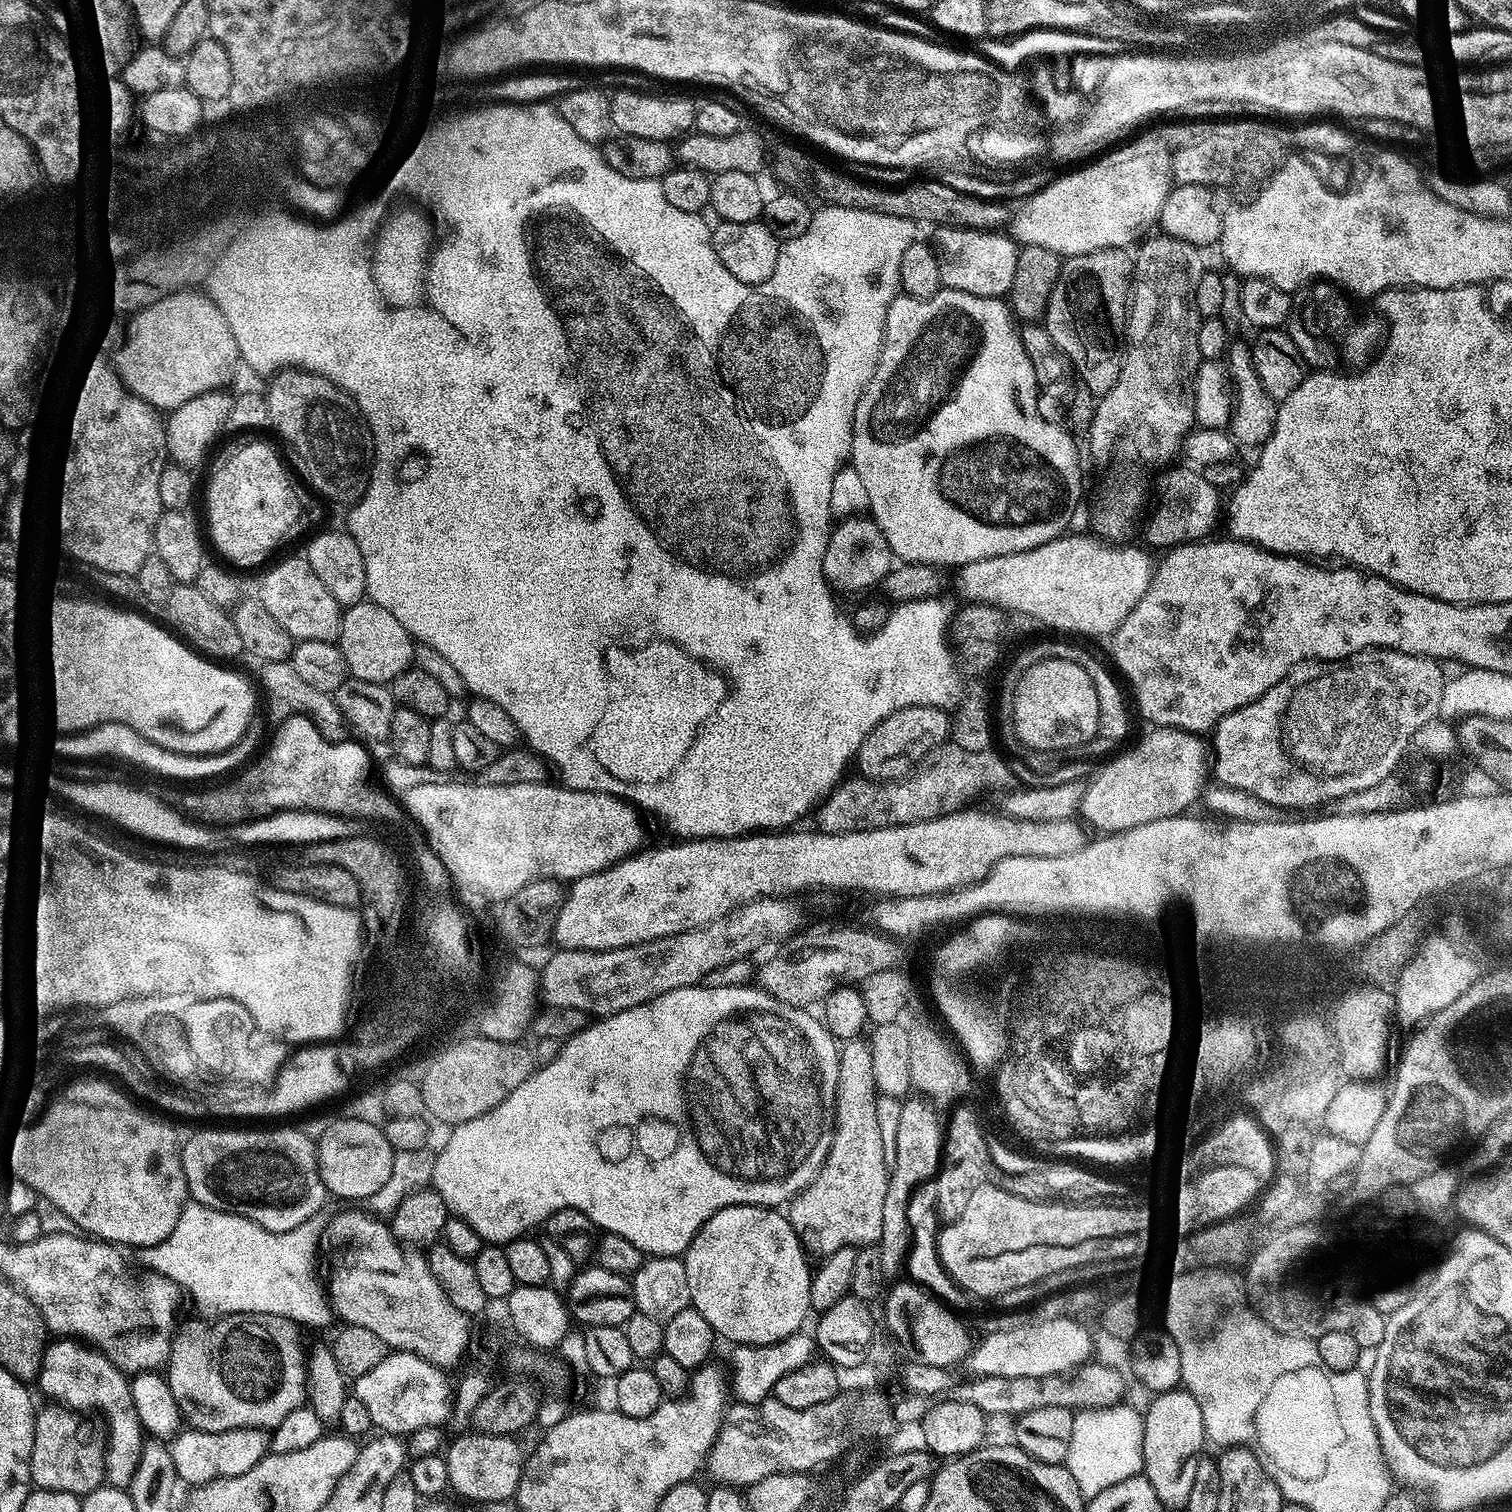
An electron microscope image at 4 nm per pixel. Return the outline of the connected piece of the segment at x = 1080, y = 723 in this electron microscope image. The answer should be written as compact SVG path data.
M1038 660L1033 662L1028 670L1021 672L1015 682L1017 684L1016 693L1012 696L1012 728L1016 731L1017 738L1025 744L1025 749L1058 750L1061 752L1063 748L1076 748L1079 744L1090 742L1098 734L1098 696L1094 694L1094 682L1090 682L1090 674L1086 674L1086 670L1082 670L1082 666L1065 660Z

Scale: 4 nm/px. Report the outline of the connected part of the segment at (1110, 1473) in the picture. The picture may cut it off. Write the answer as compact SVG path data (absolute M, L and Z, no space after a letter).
M1123 1403L1113 1405L1116 1412L1108 1412L1105 1408L1085 1408L1071 1417L1066 1437L1066 1467L1086 1498L1102 1494L1102 1490L1144 1471L1144 1445L1124 1444L1124 1412L1120 1412L1123 1406Z

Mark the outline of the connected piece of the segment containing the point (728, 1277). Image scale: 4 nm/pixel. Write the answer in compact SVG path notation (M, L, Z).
M739 1204L738 1206L718 1210L694 1234L694 1238L688 1249L685 1250L682 1259L686 1270L686 1286L688 1287L688 1298L691 1307L696 1308L698 1314L702 1314L702 1318L706 1318L706 1322L710 1322L710 1326L716 1331L716 1335L721 1341L729 1340L729 1345L732 1346L741 1344L766 1346L774 1342L782 1342L782 1338L790 1338L790 1334L799 1332L805 1327L804 1319L810 1316L810 1282L812 1281L813 1269L810 1264L808 1268L809 1257L804 1251L804 1245L794 1234L788 1222L788 1217L783 1211L776 1208L759 1208L756 1204Z

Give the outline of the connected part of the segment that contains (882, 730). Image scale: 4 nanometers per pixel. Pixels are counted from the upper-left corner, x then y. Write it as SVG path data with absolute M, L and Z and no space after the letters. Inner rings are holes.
M910 706L878 722L878 726L874 726L870 734L866 734L862 746L854 757L854 764L860 767L859 775L881 782L895 780L905 775L913 765L923 761L929 753L941 747L949 739L950 716L947 716L948 714L945 709L934 706Z

